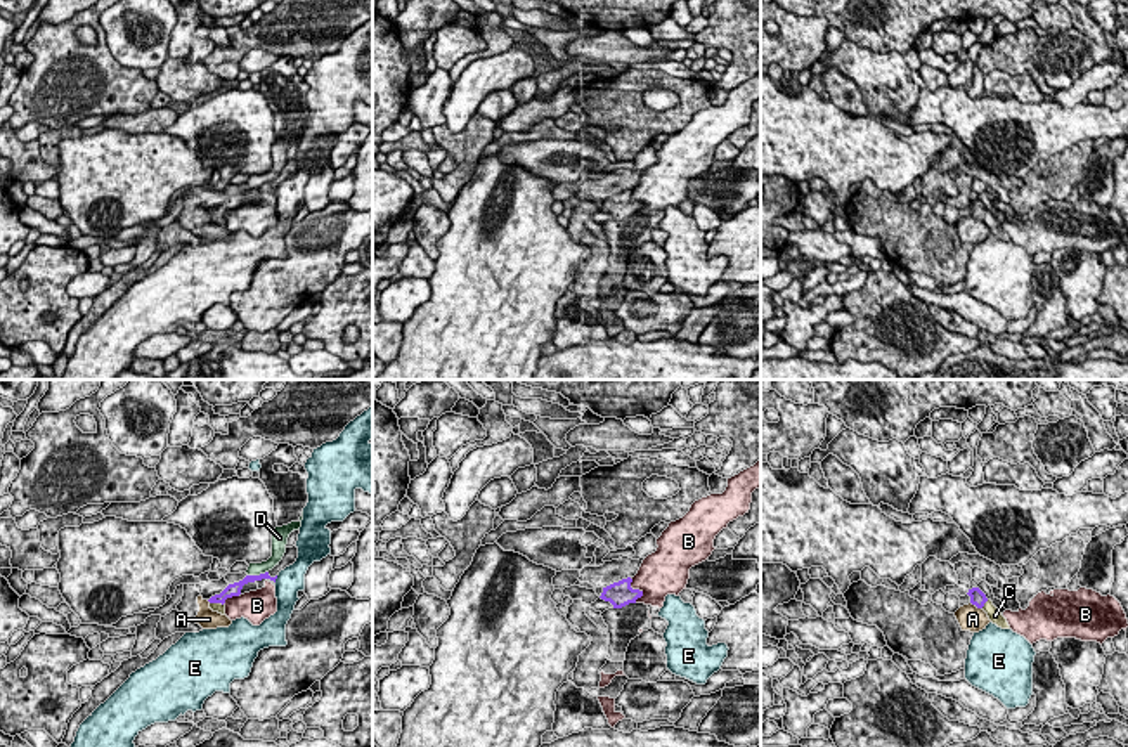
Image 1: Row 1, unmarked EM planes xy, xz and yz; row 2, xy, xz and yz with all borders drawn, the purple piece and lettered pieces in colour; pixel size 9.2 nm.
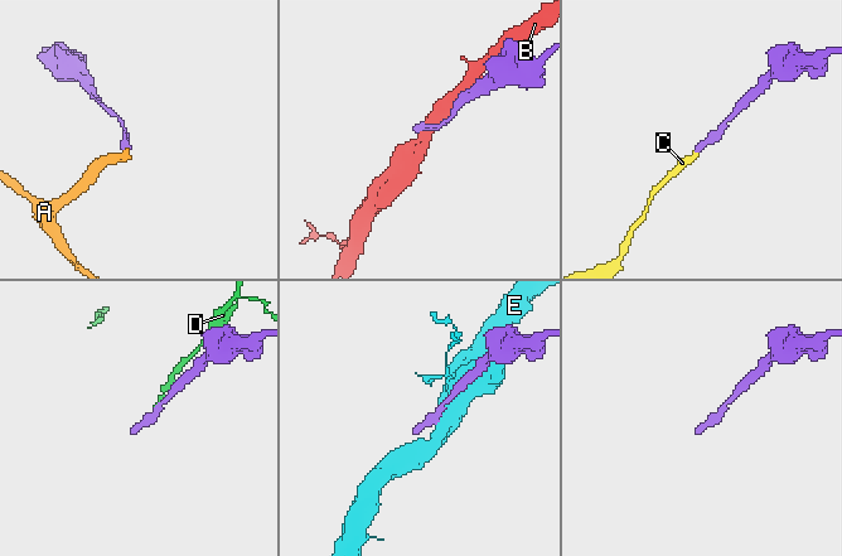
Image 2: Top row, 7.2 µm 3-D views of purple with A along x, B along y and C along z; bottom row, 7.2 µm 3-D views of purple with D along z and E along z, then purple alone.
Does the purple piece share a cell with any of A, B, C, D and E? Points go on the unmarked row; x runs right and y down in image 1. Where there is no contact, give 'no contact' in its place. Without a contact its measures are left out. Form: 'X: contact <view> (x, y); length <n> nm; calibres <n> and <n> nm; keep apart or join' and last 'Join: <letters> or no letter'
A: contact yz (976, 217); length 130 nm; calibres 140 and 240 nm; keep apart
B: contact xz (636, 201); length 240 nm; calibres 240 and 380 nm; keep apart
C: contact yz (985, 214); length 110 nm; calibres 140 and 130 nm; join
D: contact xy (257, 188); length 200 nm; calibres 130 and 130 nm; keep apart
E: contact xy (276, 189); length 70 nm; calibres 60 and 240 nm; keep apart
Join: C

